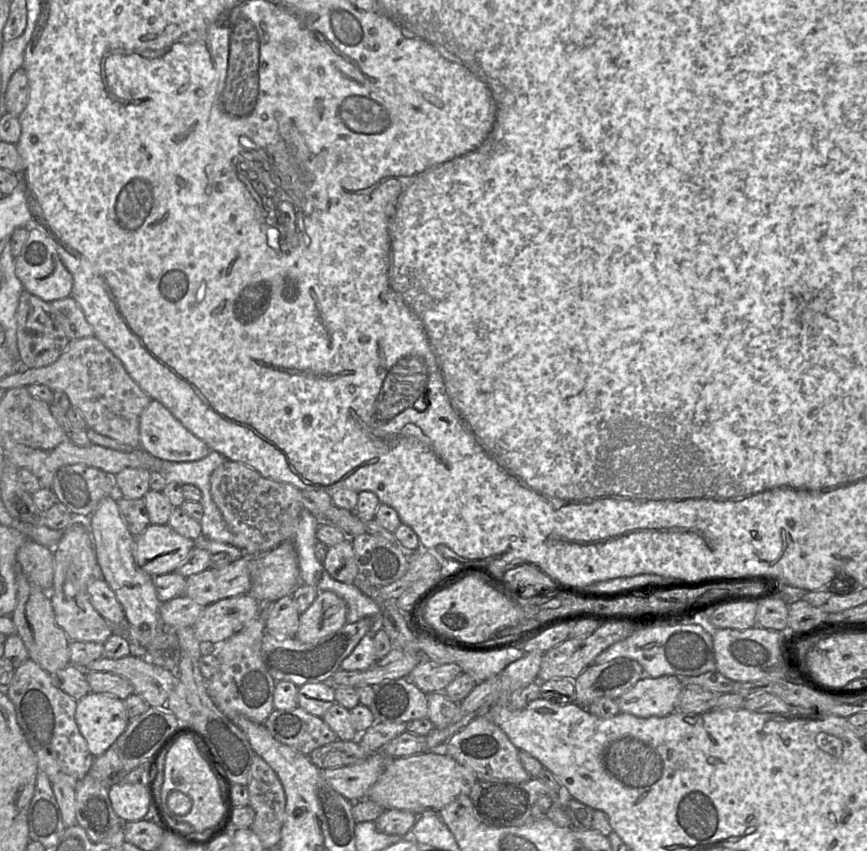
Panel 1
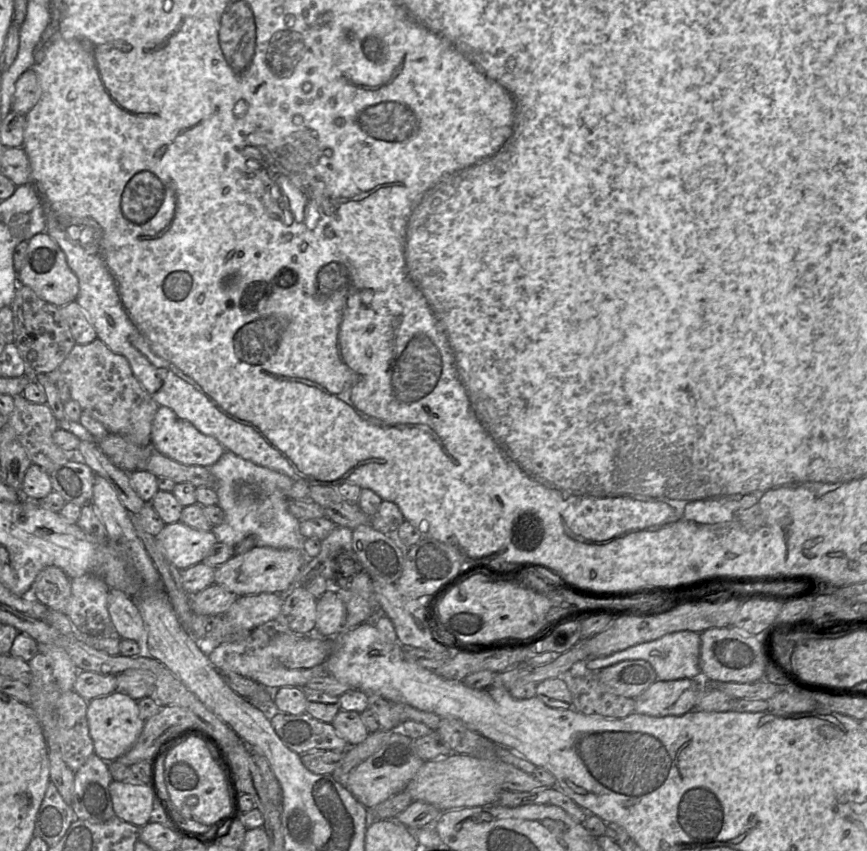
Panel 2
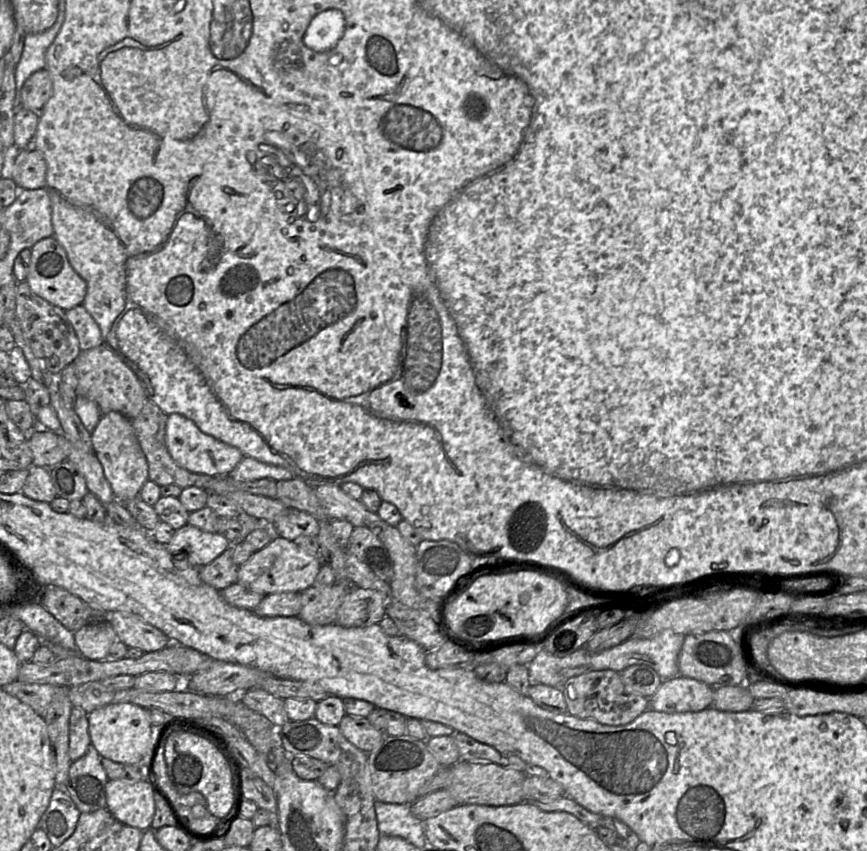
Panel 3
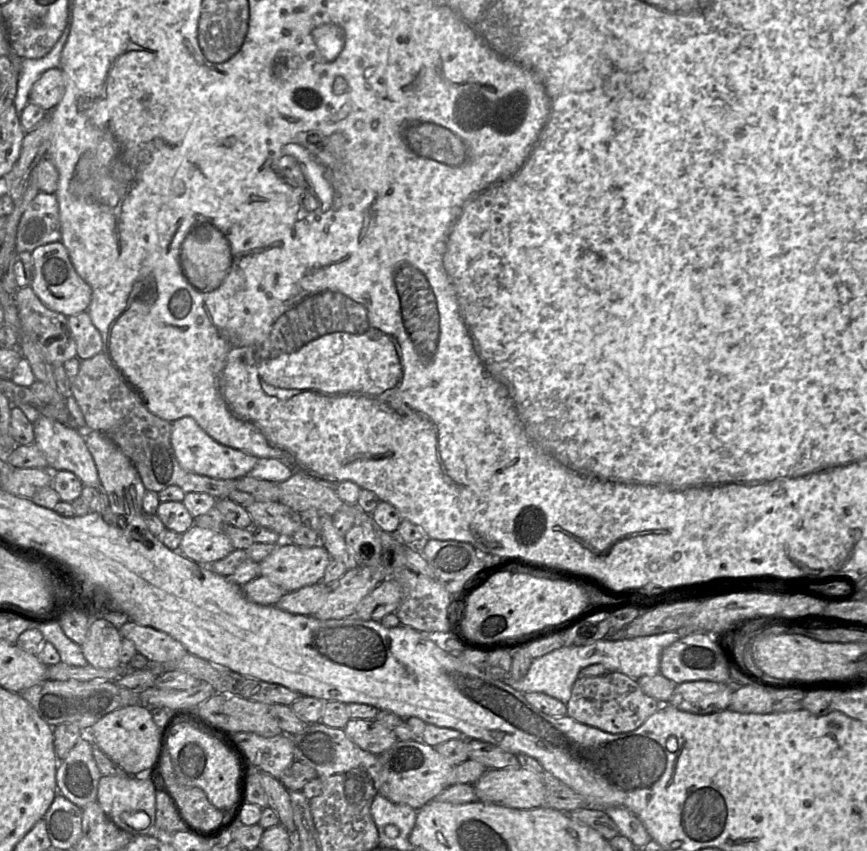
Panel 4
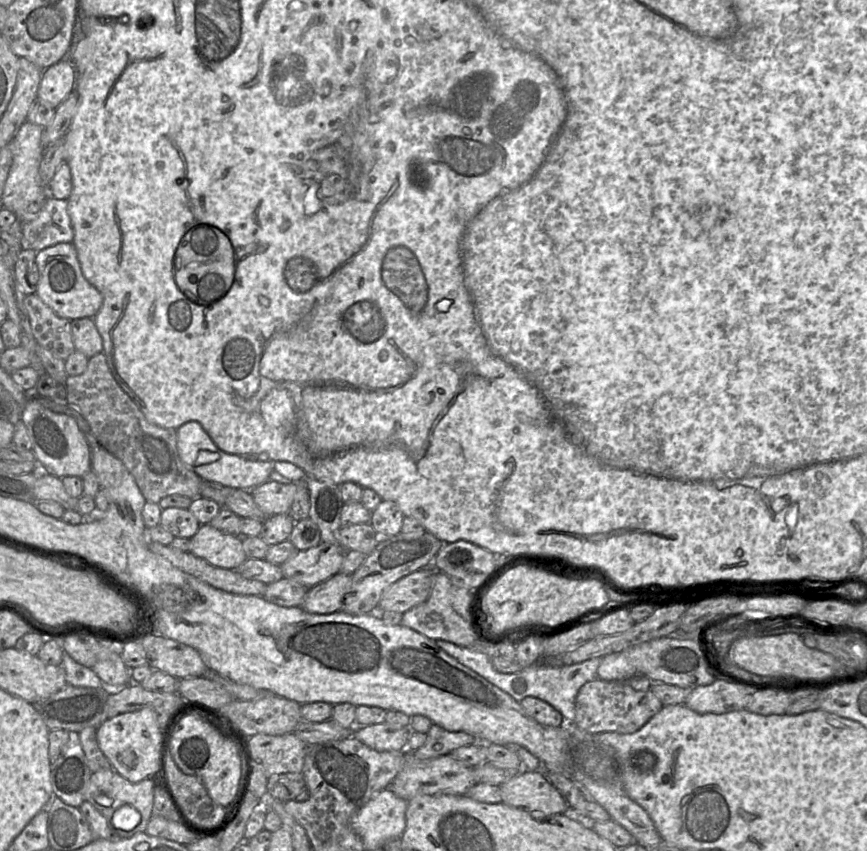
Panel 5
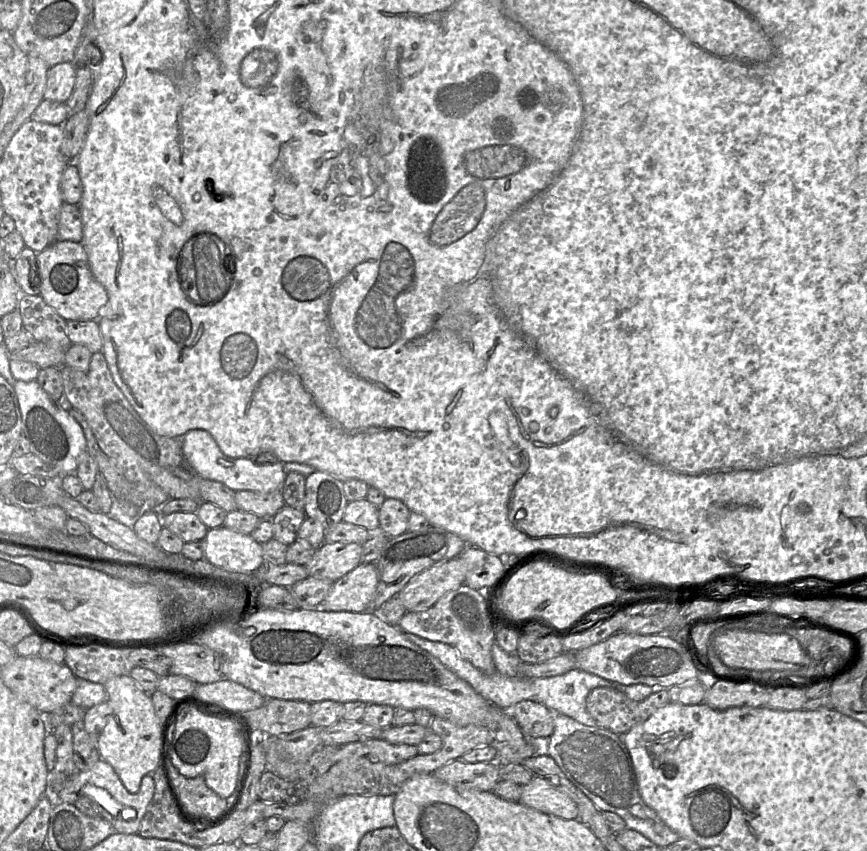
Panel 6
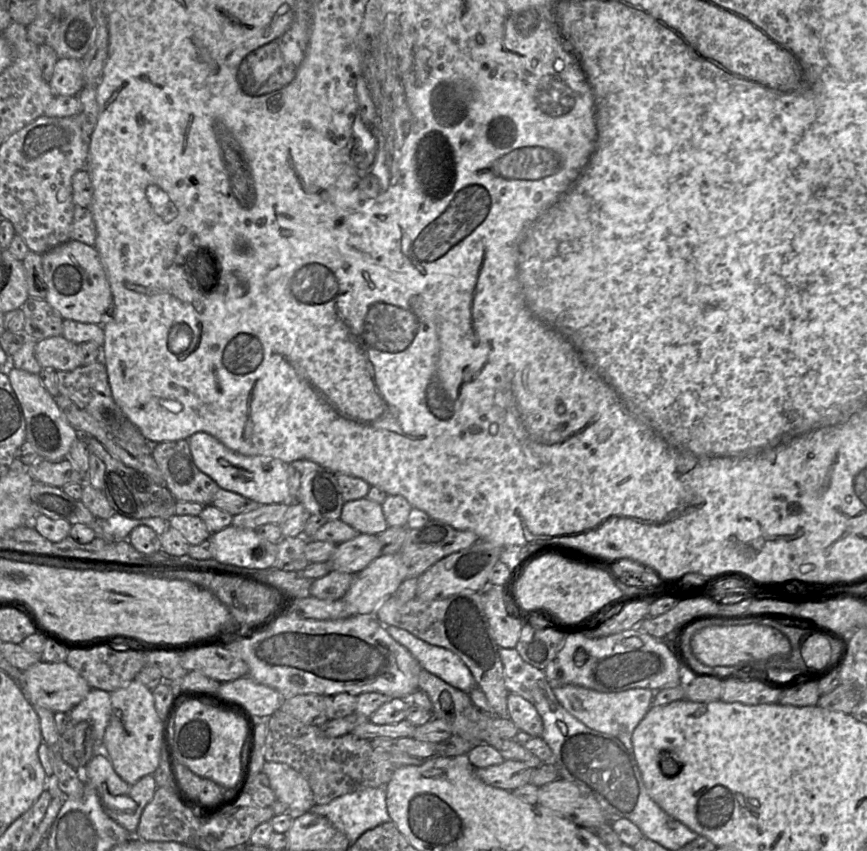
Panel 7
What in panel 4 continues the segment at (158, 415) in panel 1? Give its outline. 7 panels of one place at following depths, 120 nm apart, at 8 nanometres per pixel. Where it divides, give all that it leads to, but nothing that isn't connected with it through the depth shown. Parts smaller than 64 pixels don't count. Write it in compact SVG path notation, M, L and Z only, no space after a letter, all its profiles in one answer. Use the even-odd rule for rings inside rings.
M189 416L172 422L171 443L175 456L184 470L215 479L244 478L258 462L255 456L218 443L199 426L194 418Z

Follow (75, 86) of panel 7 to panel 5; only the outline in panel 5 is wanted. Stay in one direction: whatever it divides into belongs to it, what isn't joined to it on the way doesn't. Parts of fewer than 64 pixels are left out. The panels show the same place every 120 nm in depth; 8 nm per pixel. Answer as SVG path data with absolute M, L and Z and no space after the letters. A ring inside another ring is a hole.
M61 60L43 71L37 100L57 108L76 86L76 68L72 62Z

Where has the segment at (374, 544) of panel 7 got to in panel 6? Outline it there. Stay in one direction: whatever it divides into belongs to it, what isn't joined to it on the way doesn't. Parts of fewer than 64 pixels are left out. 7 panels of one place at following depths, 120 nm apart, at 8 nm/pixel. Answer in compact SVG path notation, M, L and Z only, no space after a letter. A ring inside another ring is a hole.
M324 542L305 567L309 577L337 581L361 563L362 545Z

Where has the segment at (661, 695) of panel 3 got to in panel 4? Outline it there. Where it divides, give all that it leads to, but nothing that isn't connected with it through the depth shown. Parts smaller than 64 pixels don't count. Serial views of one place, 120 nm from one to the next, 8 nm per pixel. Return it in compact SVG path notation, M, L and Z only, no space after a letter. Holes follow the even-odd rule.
M706 680L677 684L667 704L694 714L710 714L729 709L733 693L731 683Z

